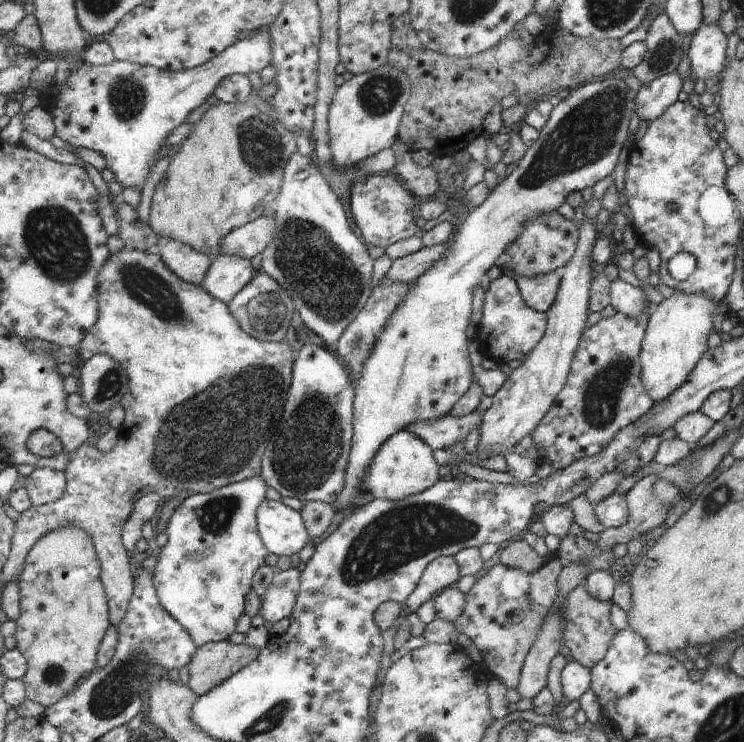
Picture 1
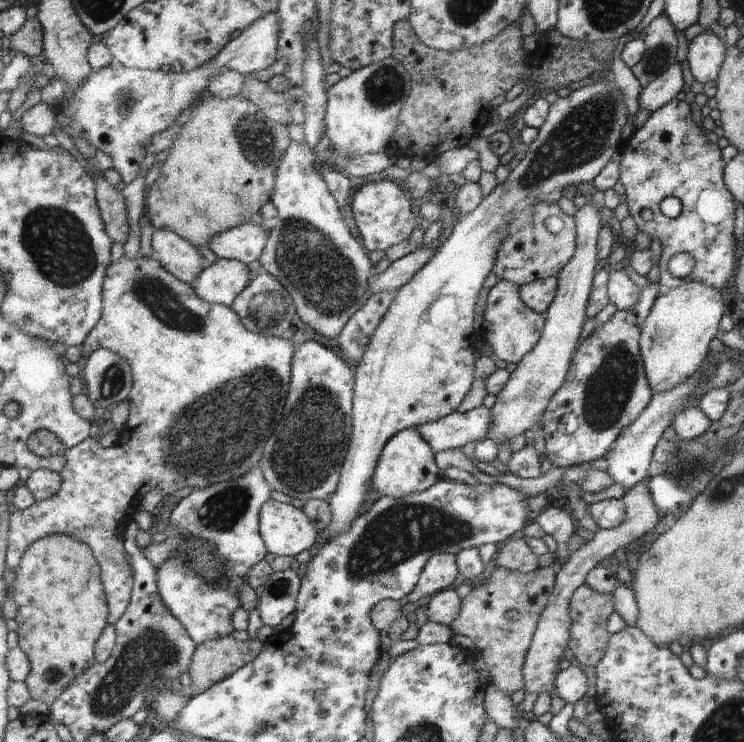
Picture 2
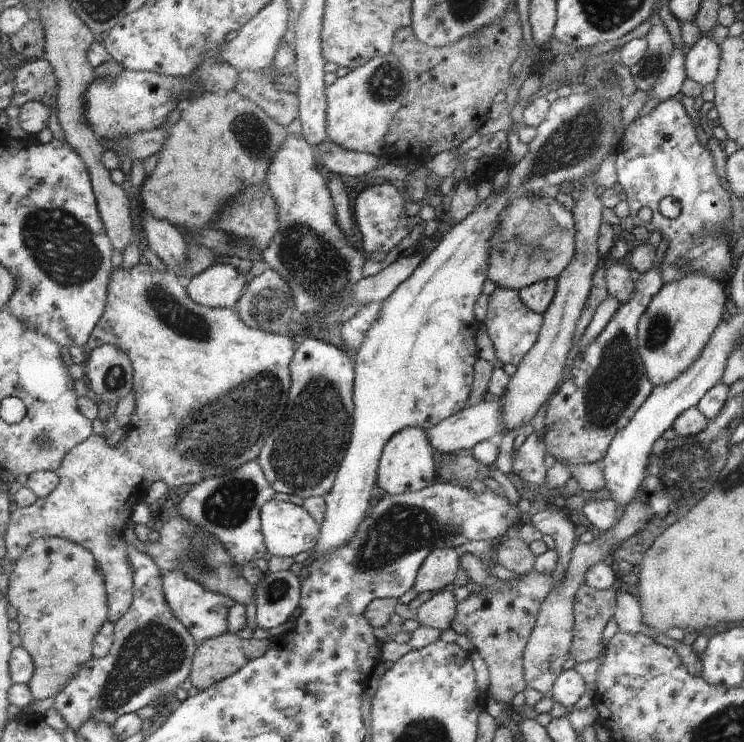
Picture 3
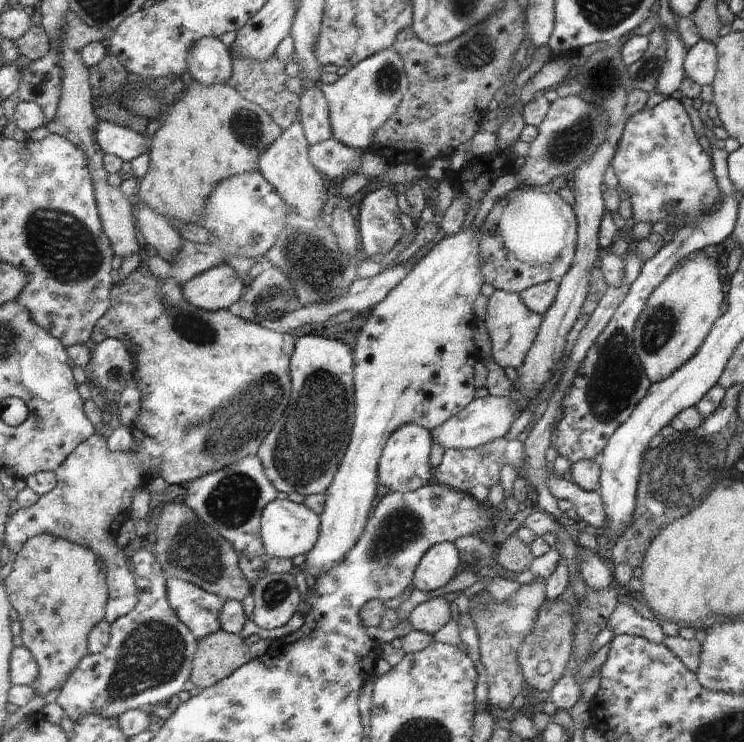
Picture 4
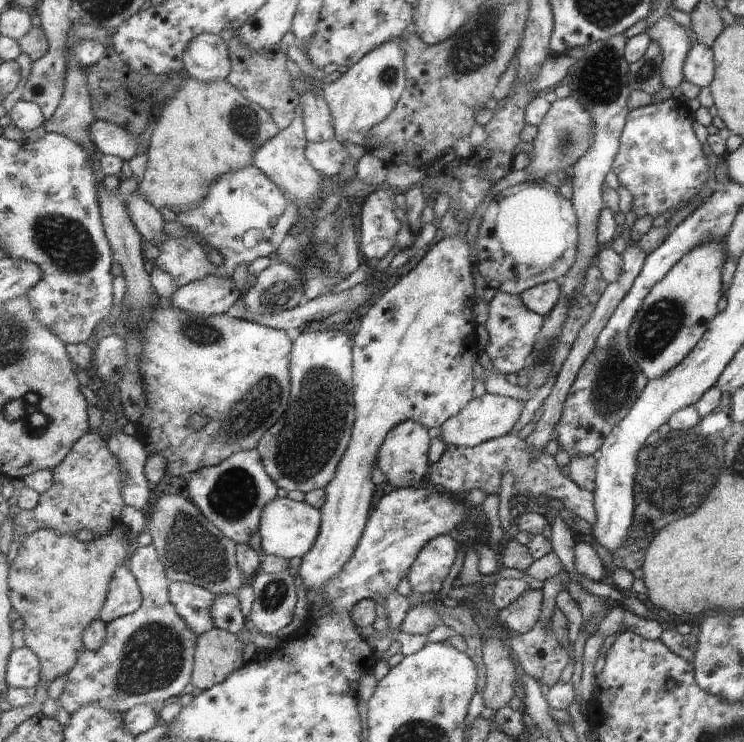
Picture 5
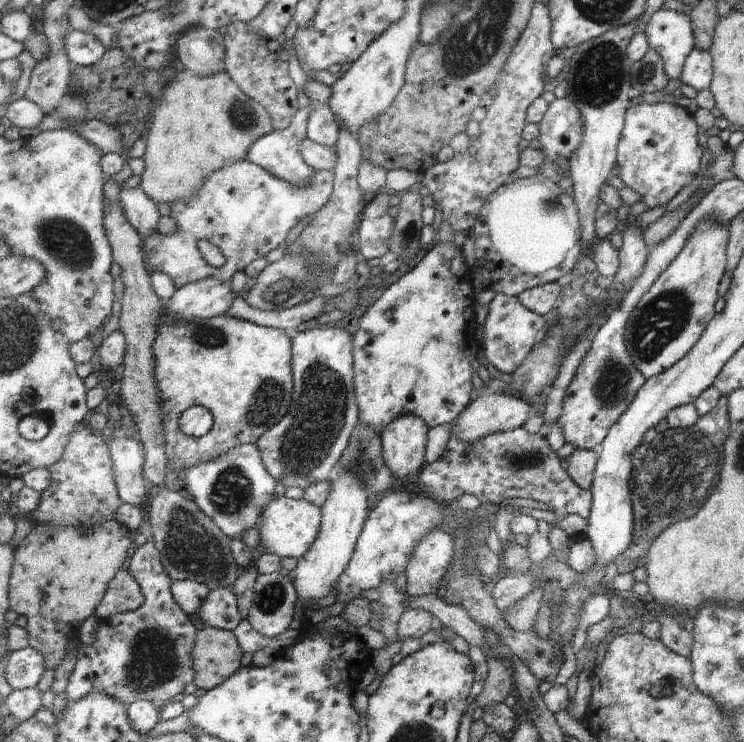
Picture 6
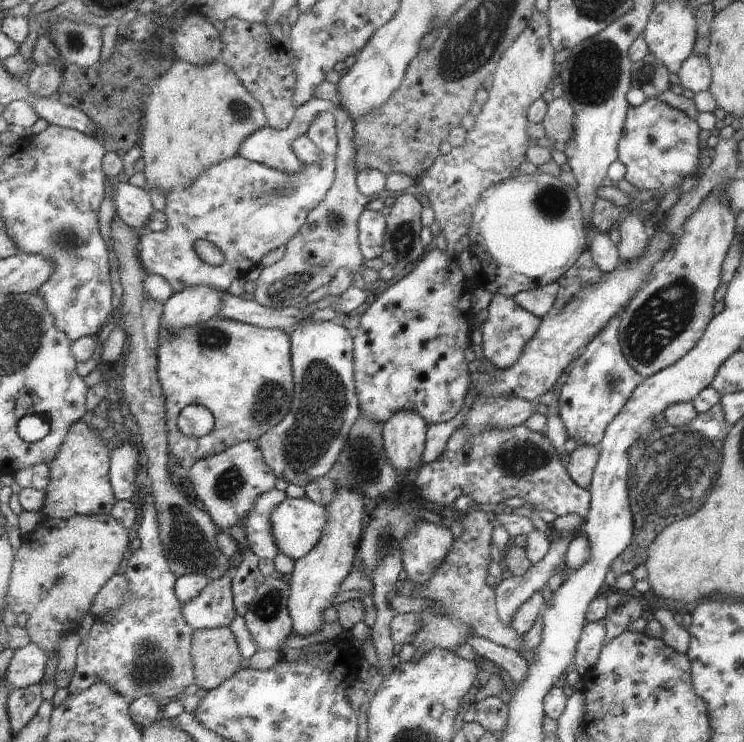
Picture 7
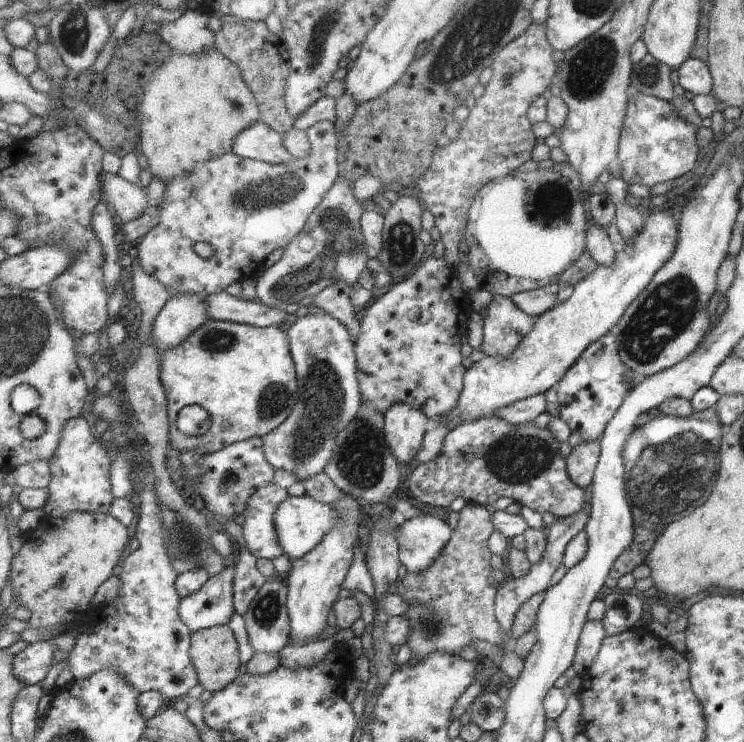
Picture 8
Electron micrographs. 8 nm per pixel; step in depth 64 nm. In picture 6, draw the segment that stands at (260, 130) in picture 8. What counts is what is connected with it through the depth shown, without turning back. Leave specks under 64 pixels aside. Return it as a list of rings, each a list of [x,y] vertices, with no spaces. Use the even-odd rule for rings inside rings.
[[[310,101],[303,102],[297,114],[295,114],[293,122],[291,122],[286,129],[275,129],[271,134],[259,138],[259,140],[249,148],[247,159],[258,164],[261,168],[265,168],[265,170],[271,172],[273,176],[283,178],[283,180],[287,180],[287,182],[291,182],[291,184],[295,184],[295,186],[305,186],[305,184],[309,184],[311,178],[313,178],[315,169],[307,164],[299,148],[301,148],[301,144],[303,144],[303,141],[307,138],[309,116],[311,116],[311,112],[313,112],[313,108],[315,108],[317,103],[318,102]]]

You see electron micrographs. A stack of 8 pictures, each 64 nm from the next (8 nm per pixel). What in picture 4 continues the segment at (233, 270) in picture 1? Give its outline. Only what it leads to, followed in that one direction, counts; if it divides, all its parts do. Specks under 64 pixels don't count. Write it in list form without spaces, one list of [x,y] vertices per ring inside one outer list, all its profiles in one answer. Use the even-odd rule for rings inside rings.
[[[222,263],[182,285],[185,300],[196,307],[217,312],[229,310],[243,296],[248,281],[237,276],[229,264]]]

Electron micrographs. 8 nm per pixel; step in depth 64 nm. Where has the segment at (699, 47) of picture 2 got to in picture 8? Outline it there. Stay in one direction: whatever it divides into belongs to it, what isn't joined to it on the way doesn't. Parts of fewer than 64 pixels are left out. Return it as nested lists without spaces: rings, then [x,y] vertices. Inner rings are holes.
[[[688,57],[677,69],[677,83],[693,95],[709,95],[712,81],[705,63]]]

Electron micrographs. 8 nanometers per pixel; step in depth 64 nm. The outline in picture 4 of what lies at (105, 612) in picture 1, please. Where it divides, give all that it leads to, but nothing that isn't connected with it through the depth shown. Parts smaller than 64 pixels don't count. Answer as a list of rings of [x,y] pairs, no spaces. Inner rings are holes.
[[[40,534],[23,544],[5,581],[12,608],[18,612],[17,620],[21,624],[19,635],[24,642],[23,646],[31,650],[39,665],[39,678],[30,687],[37,696],[45,698],[49,692],[61,690],[81,660],[91,654],[89,636],[97,624],[105,621],[109,599],[107,566],[103,558],[99,558],[91,548],[52,534]]]

